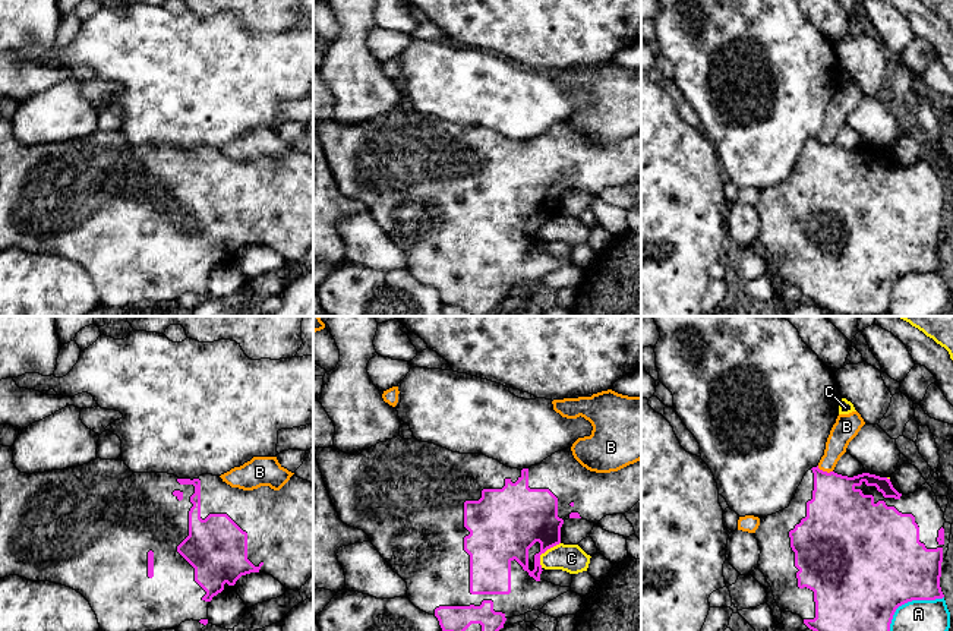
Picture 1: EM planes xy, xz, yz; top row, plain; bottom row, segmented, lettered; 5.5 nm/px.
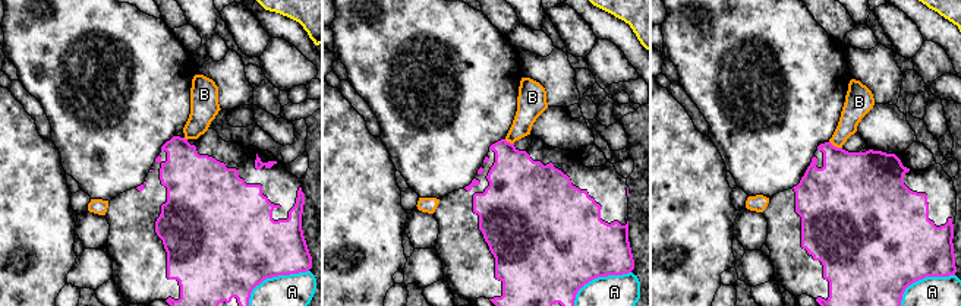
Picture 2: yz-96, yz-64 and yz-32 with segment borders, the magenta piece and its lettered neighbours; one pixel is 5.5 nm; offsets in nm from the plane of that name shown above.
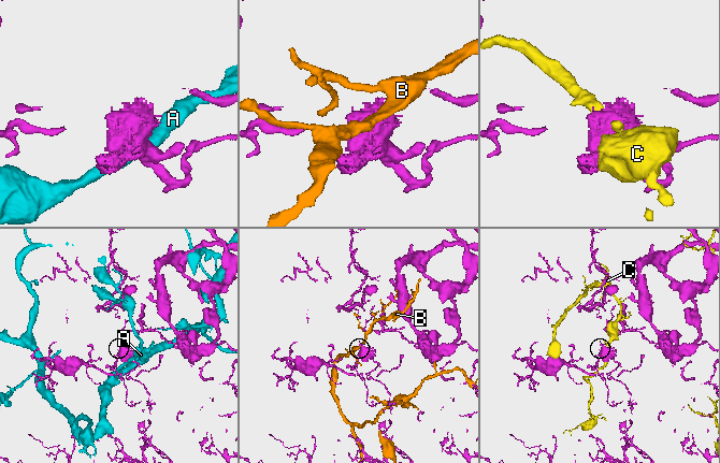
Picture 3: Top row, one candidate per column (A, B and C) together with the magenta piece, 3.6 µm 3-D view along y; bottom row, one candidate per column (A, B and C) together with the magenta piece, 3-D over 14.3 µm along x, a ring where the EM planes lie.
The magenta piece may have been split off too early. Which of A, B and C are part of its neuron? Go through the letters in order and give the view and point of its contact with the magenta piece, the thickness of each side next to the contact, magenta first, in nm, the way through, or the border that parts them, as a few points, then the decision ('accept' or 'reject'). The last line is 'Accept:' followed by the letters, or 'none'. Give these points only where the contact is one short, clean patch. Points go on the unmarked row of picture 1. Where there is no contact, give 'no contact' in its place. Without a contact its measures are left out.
A: meets magenta in yz at (905, 274); 500 nm thick on the magenta side, 280 nm on the other; reject
B: meets magenta in yz at (824, 144); 340 nm thick on the magenta side, 140 nm on the other; reject
C: meets magenta in xz at (543, 224); 360 nm thick on the magenta side, 160 nm on the other; reject
Accept: none

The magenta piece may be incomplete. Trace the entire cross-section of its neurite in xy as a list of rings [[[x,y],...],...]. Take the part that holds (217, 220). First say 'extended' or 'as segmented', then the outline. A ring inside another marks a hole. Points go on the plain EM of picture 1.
extended; [[[0,117],[0,250],[19,247],[31,253],[50,253],[81,265],[91,277],[100,305],[132,307],[145,303],[176,302],[184,293],[208,296],[208,277],[224,262],[224,256],[250,244],[265,244],[287,262],[300,262],[313,249],[313,155],[293,146],[280,161],[261,158],[253,163],[231,160],[220,148],[202,146],[198,151],[179,151],[168,145],[133,145],[122,132],[97,130],[88,136],[44,145],[20,145],[13,136],[10,119]]]

